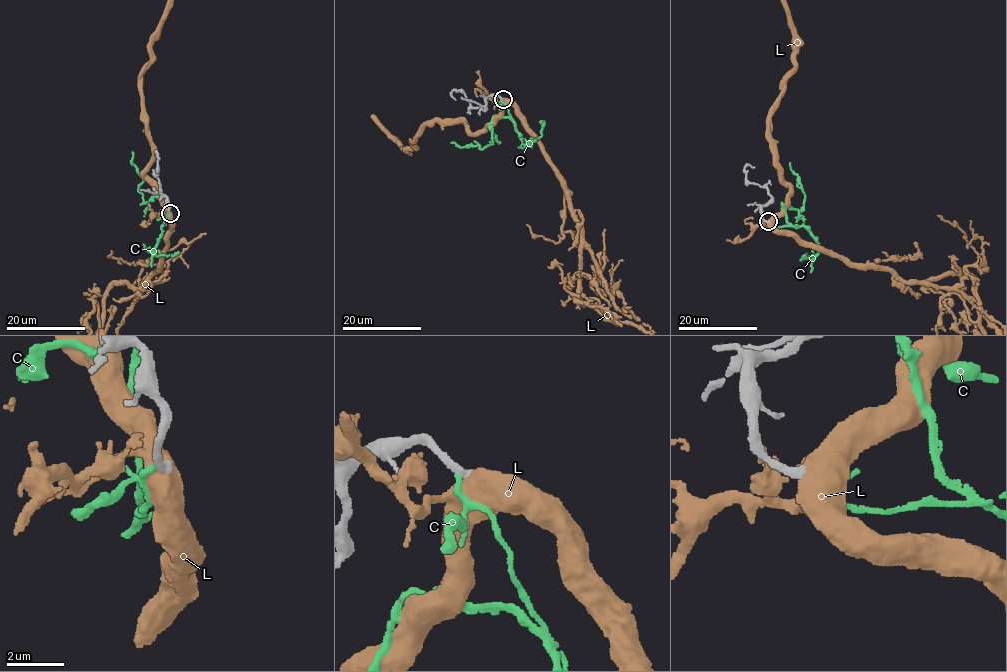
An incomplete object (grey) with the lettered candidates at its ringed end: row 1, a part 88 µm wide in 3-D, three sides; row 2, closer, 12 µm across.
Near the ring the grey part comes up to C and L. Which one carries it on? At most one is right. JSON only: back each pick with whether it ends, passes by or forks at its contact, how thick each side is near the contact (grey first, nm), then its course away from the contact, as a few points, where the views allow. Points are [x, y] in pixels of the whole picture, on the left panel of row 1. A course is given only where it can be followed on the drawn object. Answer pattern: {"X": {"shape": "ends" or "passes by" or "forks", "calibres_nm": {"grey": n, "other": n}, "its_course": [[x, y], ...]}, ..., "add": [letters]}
{"add": []}

